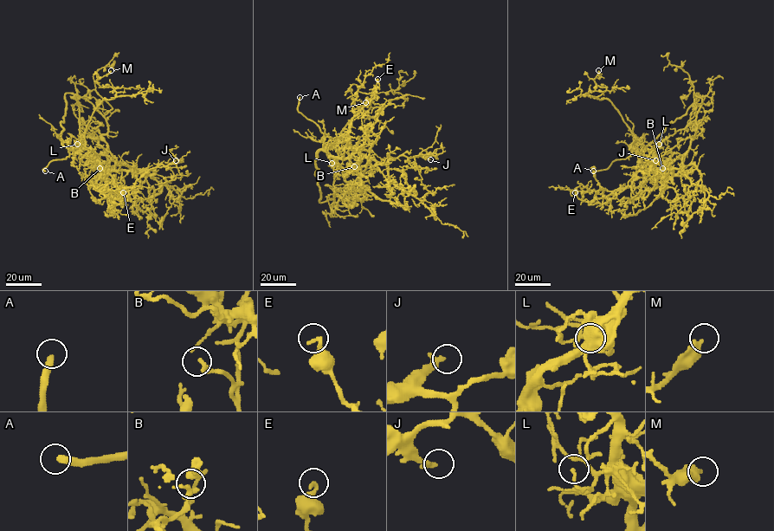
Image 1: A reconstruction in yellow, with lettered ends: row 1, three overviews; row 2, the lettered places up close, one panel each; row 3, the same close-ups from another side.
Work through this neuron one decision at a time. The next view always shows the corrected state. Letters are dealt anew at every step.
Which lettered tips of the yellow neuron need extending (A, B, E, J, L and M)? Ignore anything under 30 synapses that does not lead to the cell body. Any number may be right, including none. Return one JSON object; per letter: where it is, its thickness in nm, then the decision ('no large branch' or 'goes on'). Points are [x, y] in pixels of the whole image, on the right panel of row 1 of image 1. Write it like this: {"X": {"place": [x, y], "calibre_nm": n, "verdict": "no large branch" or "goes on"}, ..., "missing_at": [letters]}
{"A": {"place": [593, 171], "calibre_nm": 340, "verdict": "goes on"}, "B": {"place": [662, 168], "calibre_nm": 280, "verdict": "no large branch"}, "E": {"place": [575, 192], "calibre_nm": 200, "verdict": "no large branch"}, "J": {"place": [655, 160], "calibre_nm": 280, "verdict": "goes on"}, "L": {"place": [659, 144], "calibre_nm": 140, "verdict": "no large branch"}, "M": {"place": [598, 70], "calibre_nm": 480, "verdict": "no large branch"}, "missing_at": ["A", "J"]}

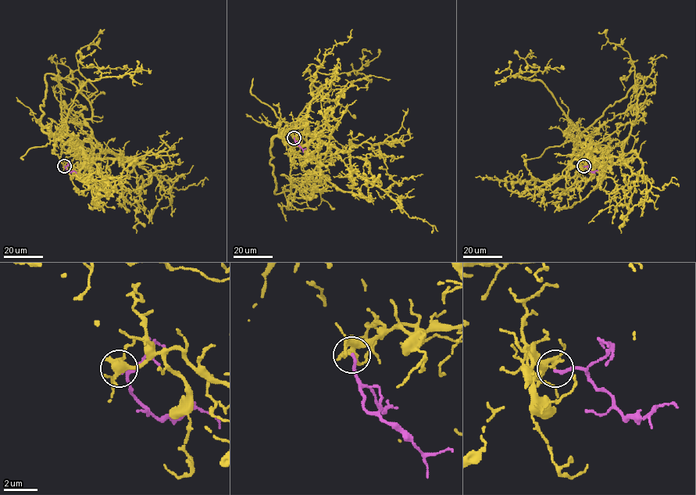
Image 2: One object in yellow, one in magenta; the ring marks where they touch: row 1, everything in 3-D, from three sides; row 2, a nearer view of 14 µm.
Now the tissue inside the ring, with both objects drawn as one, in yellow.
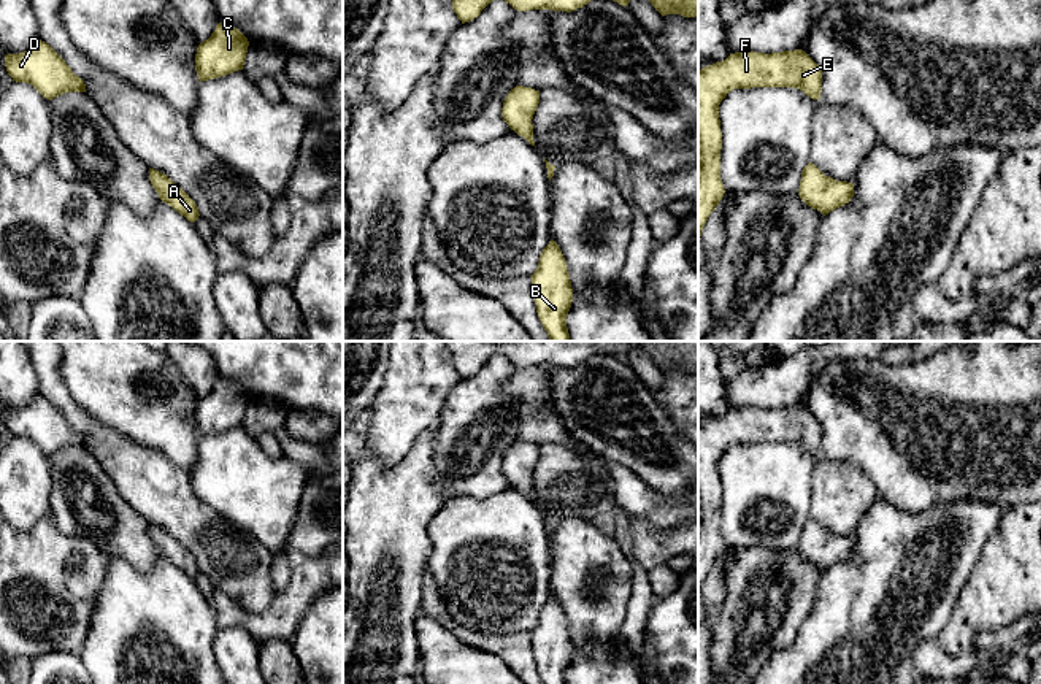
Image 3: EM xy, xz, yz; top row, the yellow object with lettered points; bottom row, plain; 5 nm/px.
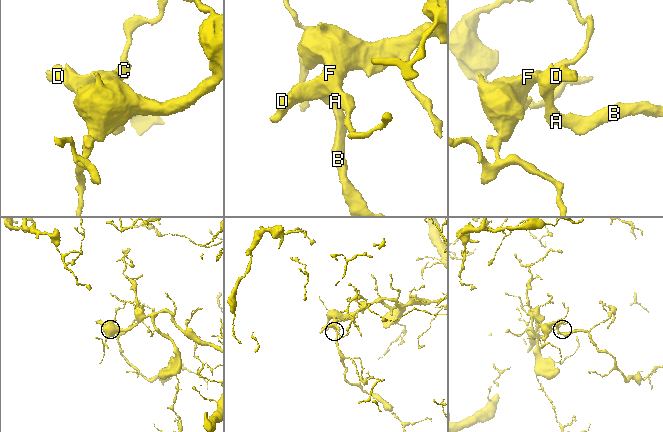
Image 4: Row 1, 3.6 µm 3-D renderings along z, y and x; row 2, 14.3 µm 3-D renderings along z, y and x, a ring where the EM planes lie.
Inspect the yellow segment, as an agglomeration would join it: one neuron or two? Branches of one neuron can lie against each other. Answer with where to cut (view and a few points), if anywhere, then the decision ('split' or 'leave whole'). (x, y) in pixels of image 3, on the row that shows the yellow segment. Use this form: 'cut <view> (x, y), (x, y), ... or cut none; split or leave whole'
cut none; leave whole

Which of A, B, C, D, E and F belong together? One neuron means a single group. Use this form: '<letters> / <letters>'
A B C D E F

